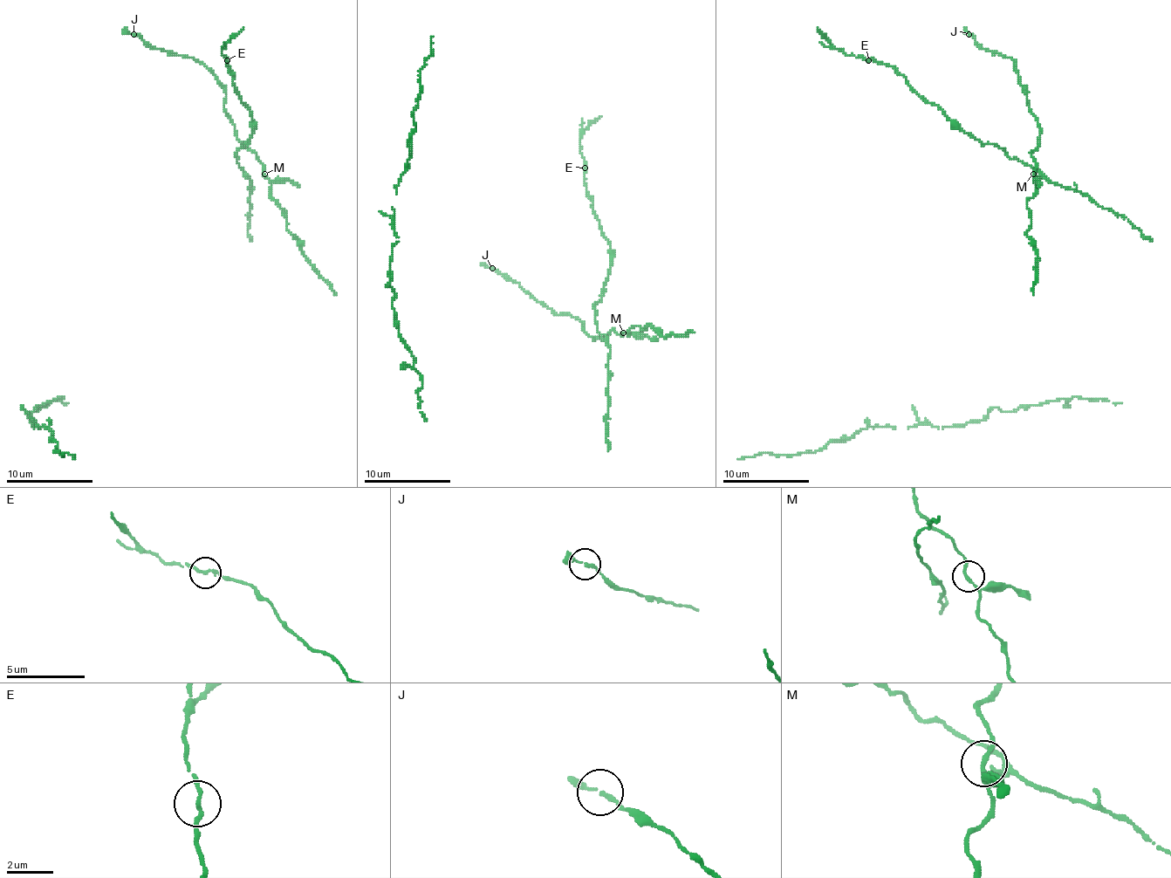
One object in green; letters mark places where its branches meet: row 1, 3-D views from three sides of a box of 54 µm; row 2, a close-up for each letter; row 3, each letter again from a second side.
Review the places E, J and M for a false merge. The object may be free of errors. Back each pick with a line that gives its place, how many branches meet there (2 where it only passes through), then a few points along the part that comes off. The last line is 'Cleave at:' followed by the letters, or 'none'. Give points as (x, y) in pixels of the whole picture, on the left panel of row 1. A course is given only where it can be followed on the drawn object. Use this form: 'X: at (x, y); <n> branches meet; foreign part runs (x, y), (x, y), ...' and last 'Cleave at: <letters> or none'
Cleave at: none

